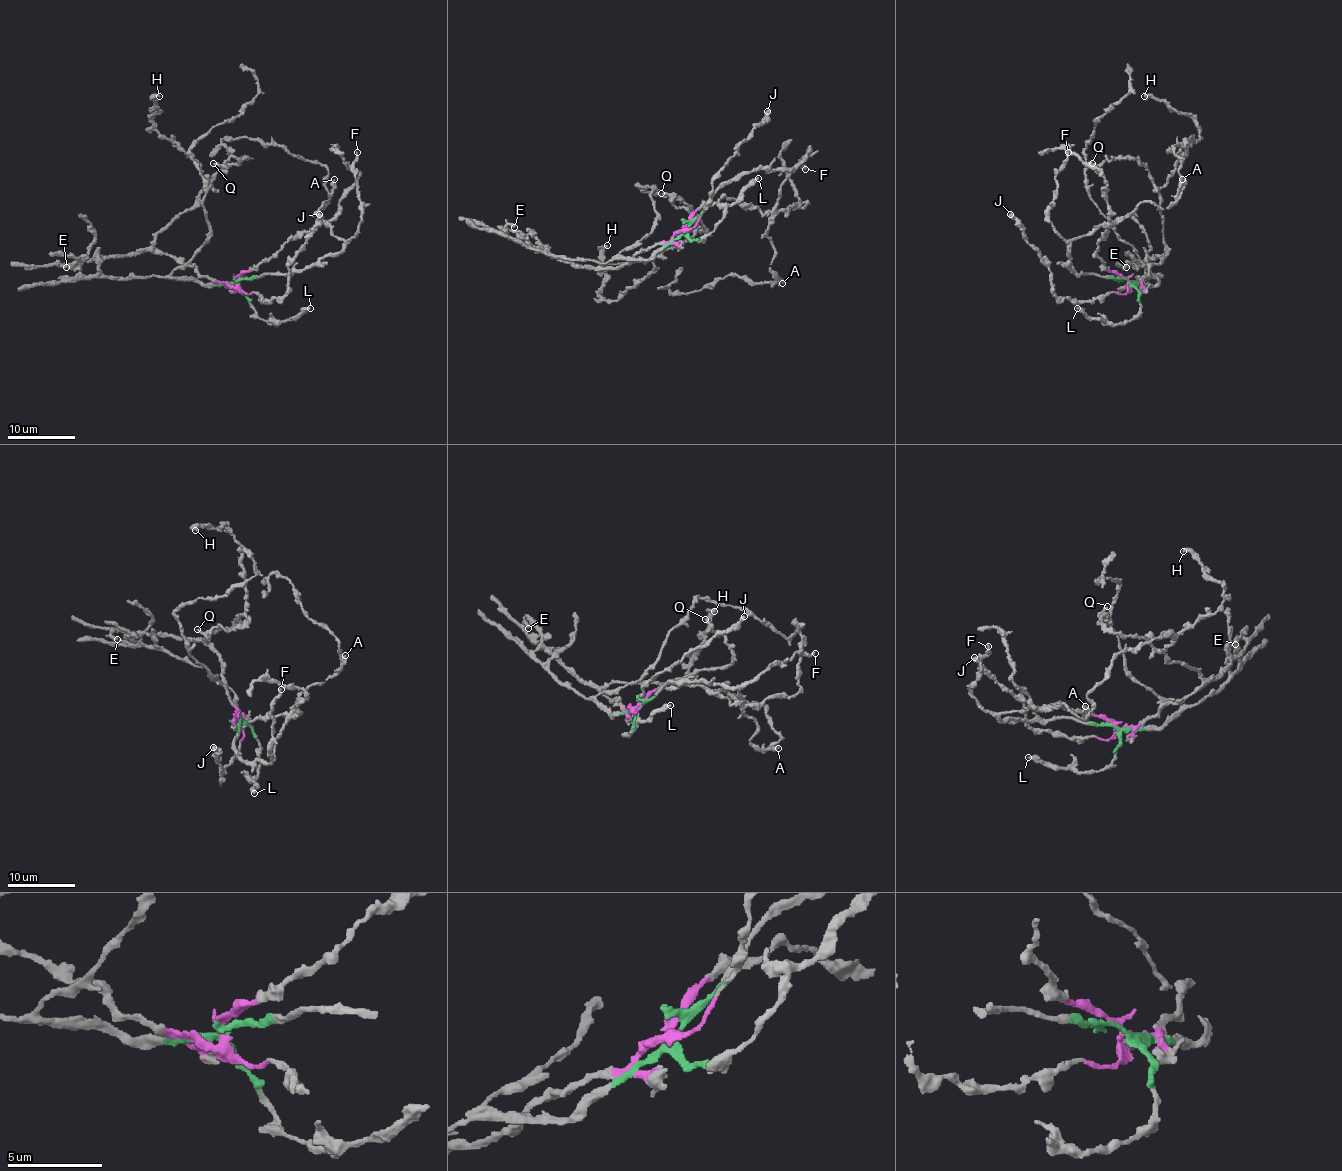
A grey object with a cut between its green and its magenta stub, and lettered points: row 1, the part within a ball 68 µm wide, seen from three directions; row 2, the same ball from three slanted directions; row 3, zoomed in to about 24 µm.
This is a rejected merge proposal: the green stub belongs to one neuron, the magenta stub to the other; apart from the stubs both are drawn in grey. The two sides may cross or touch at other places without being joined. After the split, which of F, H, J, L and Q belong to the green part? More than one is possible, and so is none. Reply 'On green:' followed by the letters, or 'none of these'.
On green: F, L

